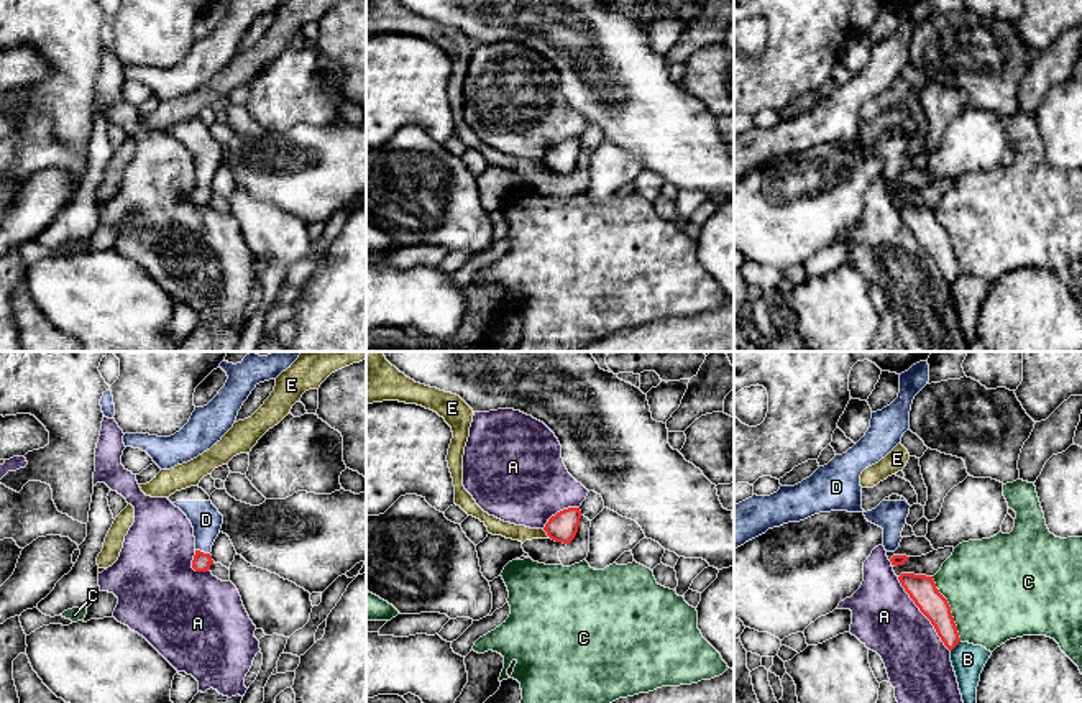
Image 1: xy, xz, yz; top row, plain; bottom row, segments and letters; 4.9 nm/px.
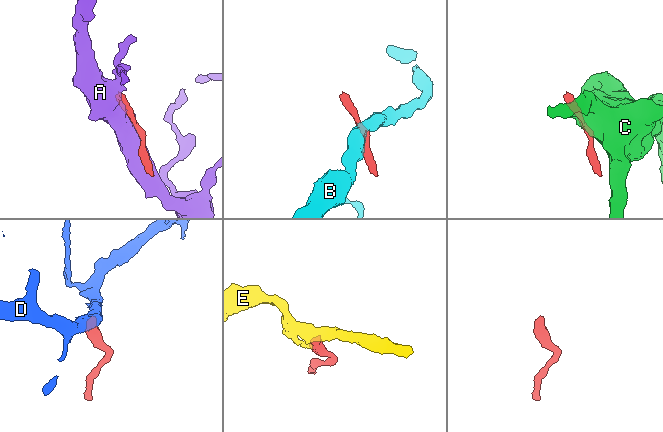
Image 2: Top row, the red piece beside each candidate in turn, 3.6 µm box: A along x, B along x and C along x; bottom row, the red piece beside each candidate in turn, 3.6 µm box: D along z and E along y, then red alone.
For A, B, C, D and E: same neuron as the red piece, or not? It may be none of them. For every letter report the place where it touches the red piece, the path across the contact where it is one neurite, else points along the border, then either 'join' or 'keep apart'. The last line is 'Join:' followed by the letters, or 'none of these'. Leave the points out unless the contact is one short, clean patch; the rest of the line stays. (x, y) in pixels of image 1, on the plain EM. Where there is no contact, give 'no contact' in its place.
A: contact yz (923, 245); keep apart
B: contact yz (956, 276); keep apart
C: contact yz (949, 242); border yz (931, 209), (949, 238), (961, 273); keep apart
D: contact xy (202, 184); way xy (201, 194), (202, 184), (206, 151); join
E: contact xz (547, 166); border xz (542, 161), (550, 170); keep apart
Join: D

